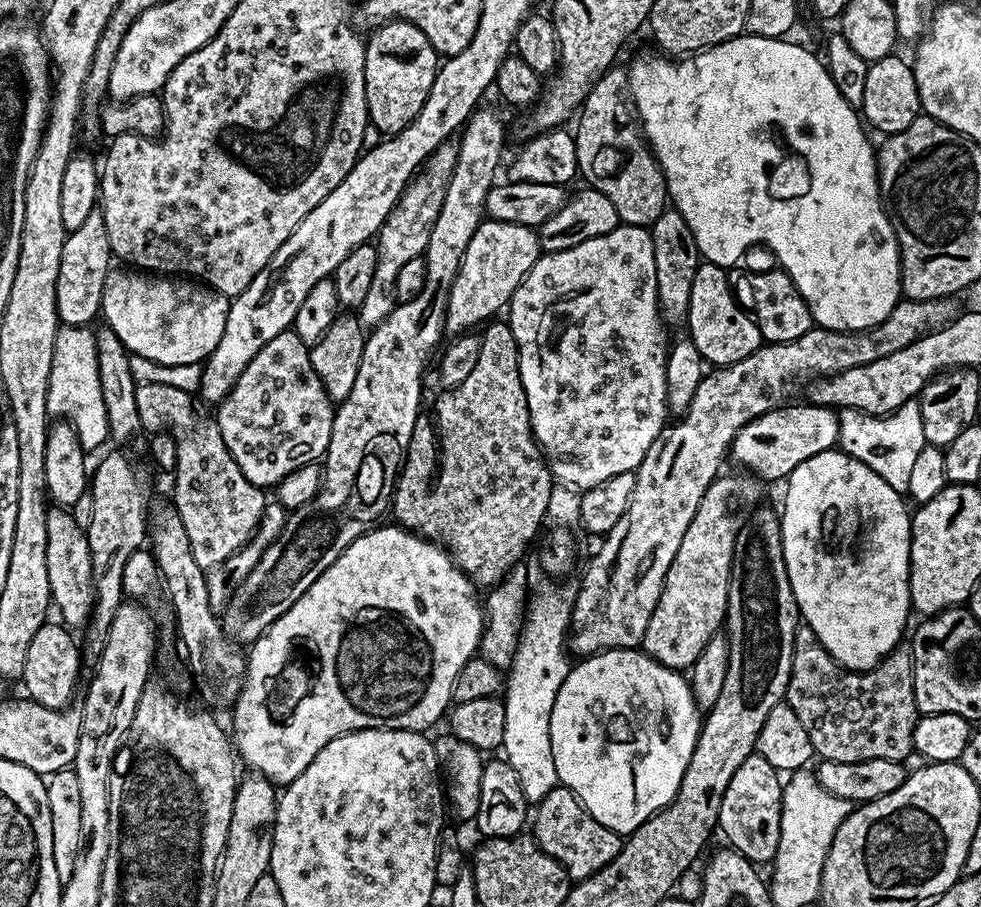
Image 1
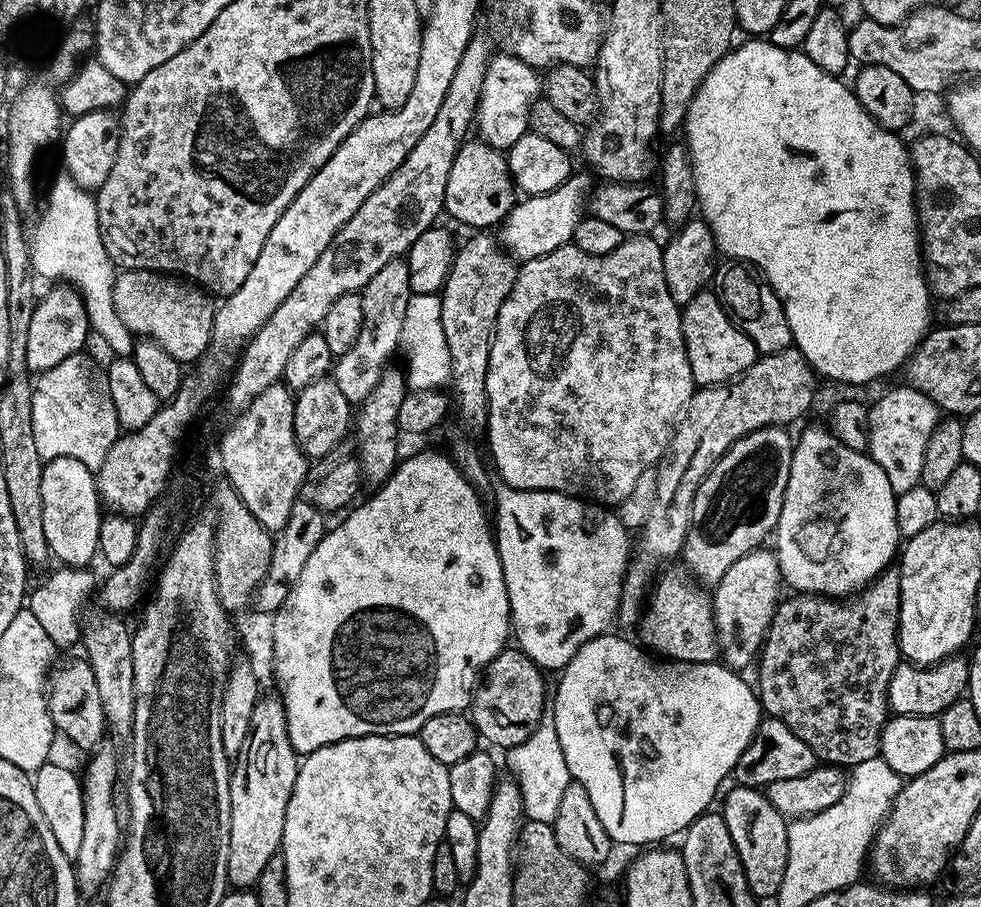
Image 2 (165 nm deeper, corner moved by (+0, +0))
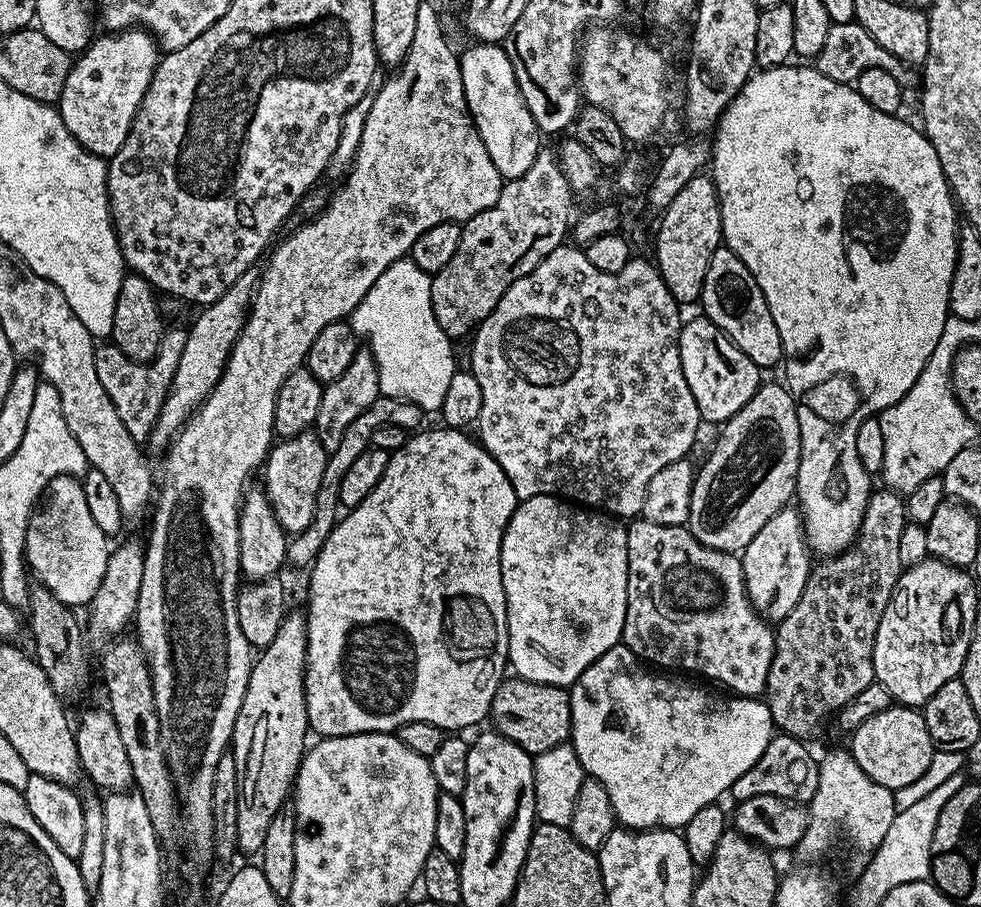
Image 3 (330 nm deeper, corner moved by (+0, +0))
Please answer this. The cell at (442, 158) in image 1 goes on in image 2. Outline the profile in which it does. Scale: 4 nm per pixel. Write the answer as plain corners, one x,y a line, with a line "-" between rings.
404,258
386,262
386,266
382,266
382,270
378,270
378,274
374,274
374,278
370,278
370,282
360,292
362,334
358,334
358,342
354,342
354,346
338,357
334,364
334,379
338,390
342,390
342,394
346,394
354,406
363,404
374,386
378,386
385,368
389,367
391,360
388,359
401,347
406,306
410,306
412,296
410,270

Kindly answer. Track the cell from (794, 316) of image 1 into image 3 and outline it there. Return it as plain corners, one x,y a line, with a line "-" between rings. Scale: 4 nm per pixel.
721,246
710,258
709,269
706,270
705,281
699,303
704,304
703,315
714,322
714,326
722,329
762,370
768,370
784,360
782,338
778,335
778,325
770,314
770,306
766,306
766,298
750,270
726,246

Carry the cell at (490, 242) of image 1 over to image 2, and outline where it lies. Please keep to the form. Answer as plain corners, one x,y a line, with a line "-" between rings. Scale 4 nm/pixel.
587,171
579,172
569,176
562,186
546,194
525,195
517,199
498,228
498,239
509,256
523,262
572,244
572,235
585,215
586,201
594,187
593,177

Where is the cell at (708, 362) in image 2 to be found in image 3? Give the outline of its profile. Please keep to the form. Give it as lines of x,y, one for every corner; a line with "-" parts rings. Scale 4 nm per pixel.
707,318
700,320
685,319
680,326
680,357
682,358
682,374
686,374
686,386
690,386
690,394
694,394
694,402
698,402
701,421
708,420
715,426
723,425
754,394
762,383
762,369
738,346
734,346
732,339
714,322

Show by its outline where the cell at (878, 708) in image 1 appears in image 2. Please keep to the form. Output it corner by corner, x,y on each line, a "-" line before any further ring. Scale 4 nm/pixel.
889,566
884,572
877,576
872,583
867,584
859,592
843,598
831,596
813,596
811,594
792,594
792,597
781,599
776,605
776,613
772,619
772,625
768,627
768,634
764,641
764,647
760,649
758,657
758,668
760,664
760,692
758,691
758,704
764,708
773,720
786,722
810,750
814,750
817,761
837,766
855,766
862,762
870,762
870,758
880,754
880,735
885,724
890,719
888,706
888,687
894,670
901,664
900,645
898,637
900,634
900,570
899,567

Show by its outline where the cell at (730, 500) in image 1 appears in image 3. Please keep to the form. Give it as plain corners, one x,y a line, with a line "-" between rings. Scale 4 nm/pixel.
764,382
738,414
724,421
708,461
699,465
690,498
686,527
702,546
743,553
754,534
793,503
800,461
797,407
783,383

